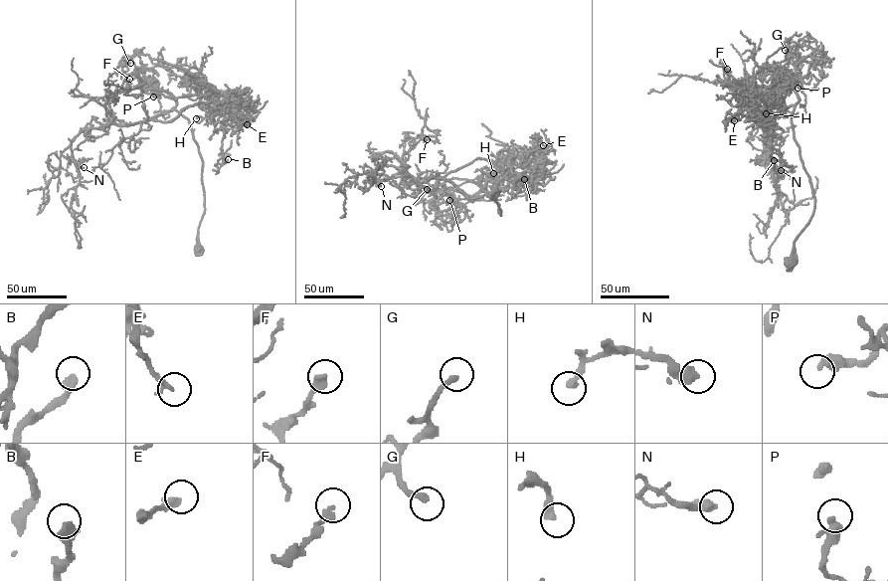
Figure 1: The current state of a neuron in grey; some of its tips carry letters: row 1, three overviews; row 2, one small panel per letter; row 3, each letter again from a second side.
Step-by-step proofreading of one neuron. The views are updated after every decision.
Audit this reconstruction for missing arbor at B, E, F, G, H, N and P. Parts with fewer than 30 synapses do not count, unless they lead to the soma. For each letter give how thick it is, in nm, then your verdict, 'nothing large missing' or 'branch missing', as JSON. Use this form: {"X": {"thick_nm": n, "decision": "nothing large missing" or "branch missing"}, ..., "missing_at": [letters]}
{"B": {"thick_nm": 340, "decision": "nothing large missing"}, "E": {"thick_nm": 240, "decision": "nothing large missing"}, "F": {"thick_nm": 340, "decision": "nothing large missing"}, "G": {"thick_nm": 240, "decision": "nothing large missing"}, "H": {"thick_nm": 320, "decision": "nothing large missing"}, "N": {"thick_nm": 460, "decision": "nothing large missing"}, "P": {"thick_nm": 320, "decision": "nothing large missing"}, "missing_at": []}

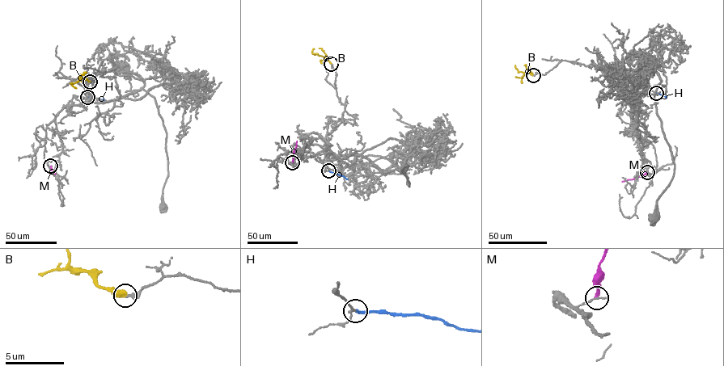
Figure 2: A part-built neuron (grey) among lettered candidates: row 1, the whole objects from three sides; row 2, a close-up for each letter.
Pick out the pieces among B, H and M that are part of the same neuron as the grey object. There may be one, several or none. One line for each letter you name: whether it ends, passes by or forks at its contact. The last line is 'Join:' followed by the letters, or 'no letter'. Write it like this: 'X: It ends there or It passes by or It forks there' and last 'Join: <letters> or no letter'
Join: no letter

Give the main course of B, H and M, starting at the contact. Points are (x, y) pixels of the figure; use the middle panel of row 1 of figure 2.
B: (331, 64), (328, 58), (312, 53), (318, 54)
H: (328, 170), (347, 179)
M: (292, 162), (297, 140)

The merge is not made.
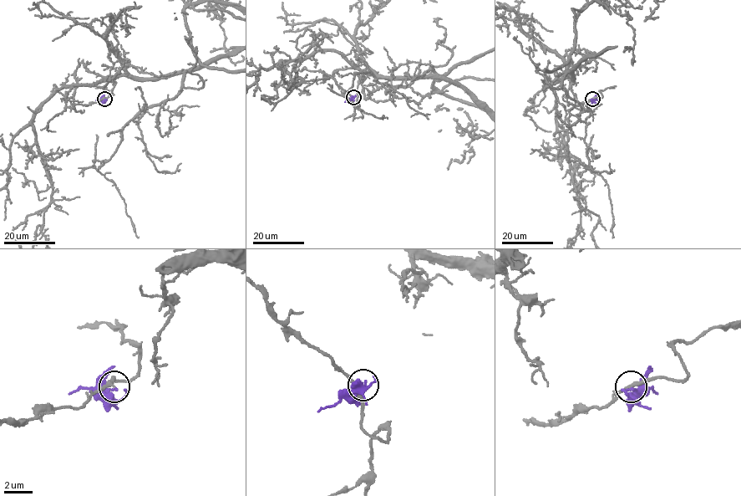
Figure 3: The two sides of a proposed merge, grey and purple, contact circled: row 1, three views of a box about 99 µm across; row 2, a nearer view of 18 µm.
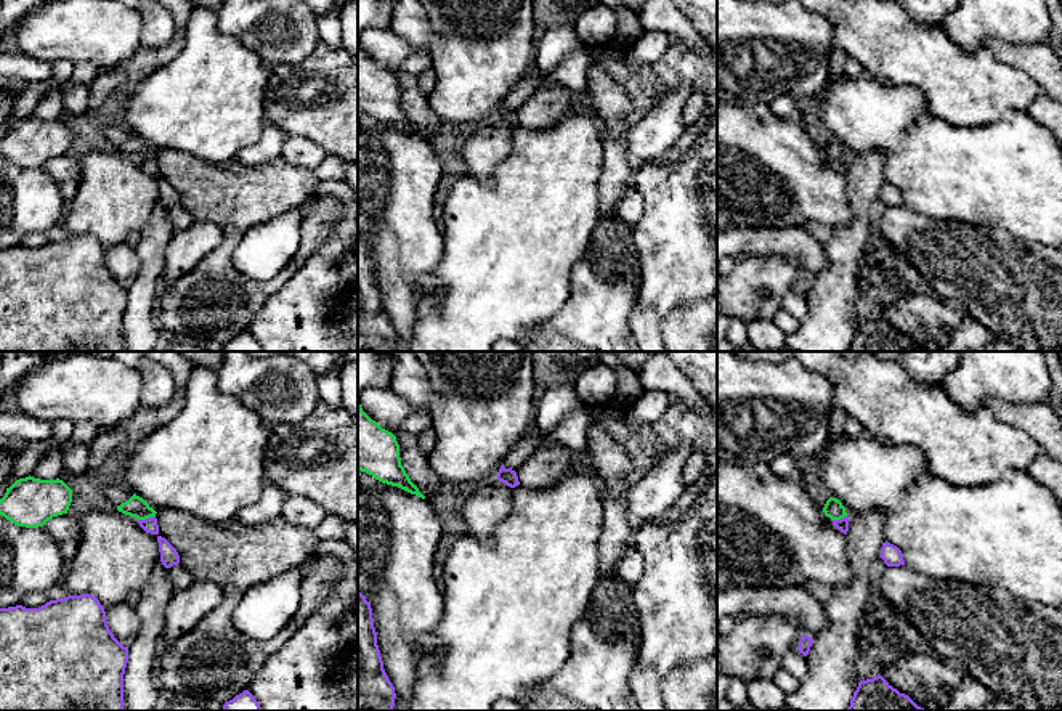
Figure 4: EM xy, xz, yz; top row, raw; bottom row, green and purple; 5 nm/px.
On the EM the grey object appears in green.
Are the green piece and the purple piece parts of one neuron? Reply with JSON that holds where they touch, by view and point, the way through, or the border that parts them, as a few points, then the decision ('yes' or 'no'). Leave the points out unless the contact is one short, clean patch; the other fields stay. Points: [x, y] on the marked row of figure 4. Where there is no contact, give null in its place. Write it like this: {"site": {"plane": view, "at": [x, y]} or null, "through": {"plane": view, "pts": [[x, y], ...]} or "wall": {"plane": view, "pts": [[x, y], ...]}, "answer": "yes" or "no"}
{"site": {"plane": "xy", "at": [146, 517]}, "wall": {"plane": "xy", "pts": [[154, 515], [138, 520]]}, "answer": "no"}

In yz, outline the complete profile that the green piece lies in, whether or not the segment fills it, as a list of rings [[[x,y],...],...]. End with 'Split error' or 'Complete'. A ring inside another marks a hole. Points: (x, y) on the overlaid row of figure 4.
[[[829,498],[823,507],[823,512],[826,517],[829,517],[831,520],[841,520],[844,517],[847,517],[845,507],[842,506],[842,502],[836,498]]]. Complete

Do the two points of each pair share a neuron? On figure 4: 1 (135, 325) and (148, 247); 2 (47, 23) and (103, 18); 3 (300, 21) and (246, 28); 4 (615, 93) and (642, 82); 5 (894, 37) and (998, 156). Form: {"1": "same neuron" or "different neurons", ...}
{"1": "same neuron", "2": "same neuron", "3": "same neuron", "4": "different neurons", "5": "different neurons"}

